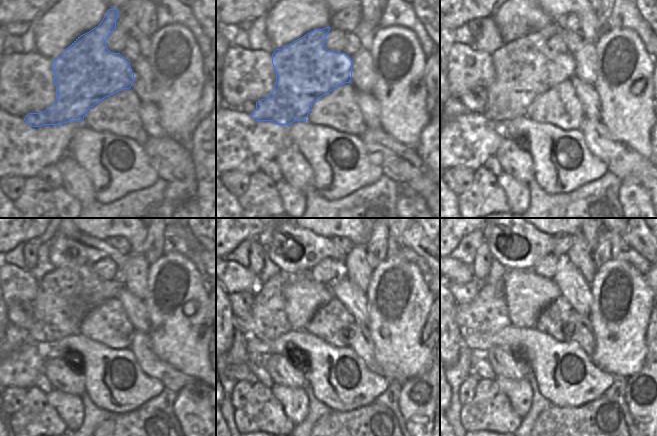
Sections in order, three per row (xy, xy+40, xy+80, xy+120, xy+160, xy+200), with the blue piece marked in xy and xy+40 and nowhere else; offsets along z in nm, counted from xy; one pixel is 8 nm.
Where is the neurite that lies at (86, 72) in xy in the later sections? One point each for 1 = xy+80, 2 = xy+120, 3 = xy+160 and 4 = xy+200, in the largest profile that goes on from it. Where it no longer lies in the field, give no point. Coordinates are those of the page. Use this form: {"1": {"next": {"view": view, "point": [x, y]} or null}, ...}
{"1": {"next": {"view": "xy+80", "point": [524, 69]}}, "2": {"next": {"view": "xy+120", "point": [65, 296]}}, "3": {"next": {"view": "xy+160", "point": [267, 321]}}, "4": {"next": {"view": "xy+200", "point": [488, 313]}}}

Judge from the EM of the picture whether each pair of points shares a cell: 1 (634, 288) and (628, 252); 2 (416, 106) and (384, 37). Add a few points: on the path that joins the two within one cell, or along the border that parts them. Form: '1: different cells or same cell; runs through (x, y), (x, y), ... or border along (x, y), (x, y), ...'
1: different cells; border along (612, 258), (628, 262), (643, 275)
2: same cell; runs through (408, 83), (416, 53), (407, 37)

